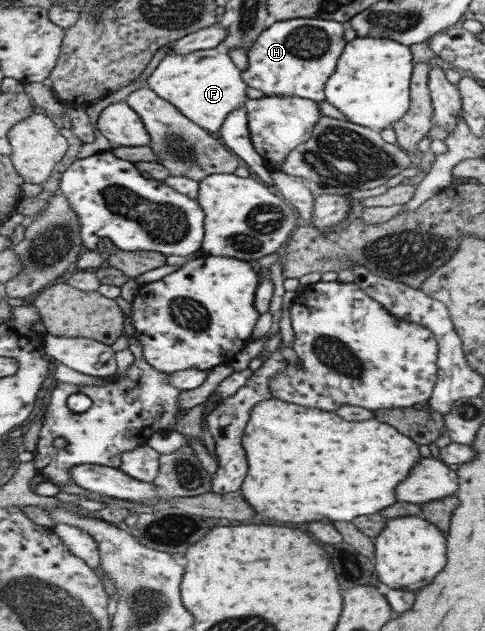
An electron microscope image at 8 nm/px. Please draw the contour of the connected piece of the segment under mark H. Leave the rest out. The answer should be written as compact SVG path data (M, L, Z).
M293 17L287 20L270 20L268 27L253 40L248 50L247 68L240 71L241 80L264 96L298 96L315 102L324 100L325 81L334 71L337 59L344 44L341 23L334 20L321 20L321 17Z

